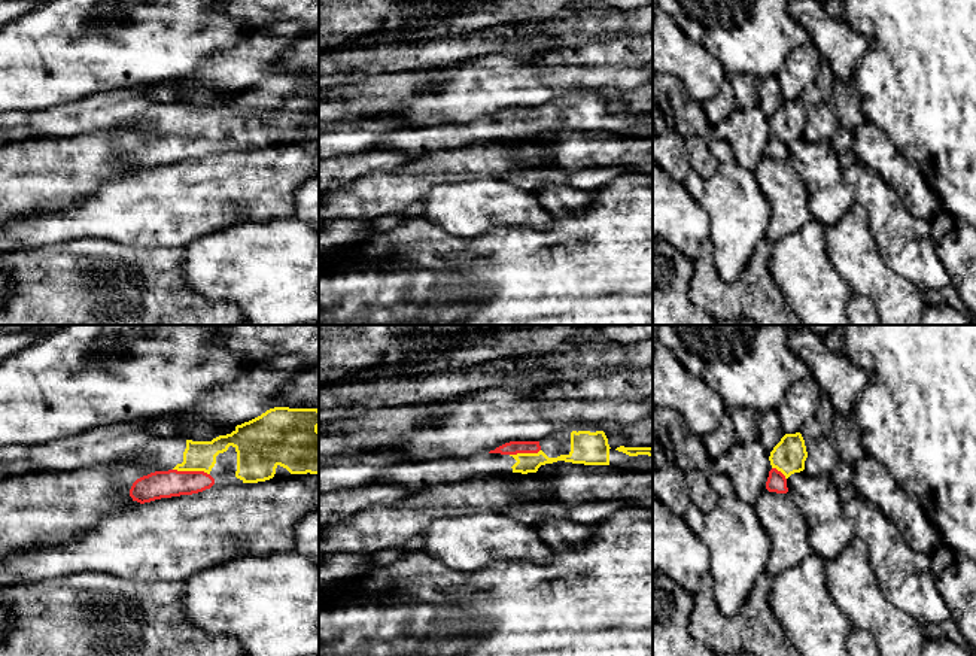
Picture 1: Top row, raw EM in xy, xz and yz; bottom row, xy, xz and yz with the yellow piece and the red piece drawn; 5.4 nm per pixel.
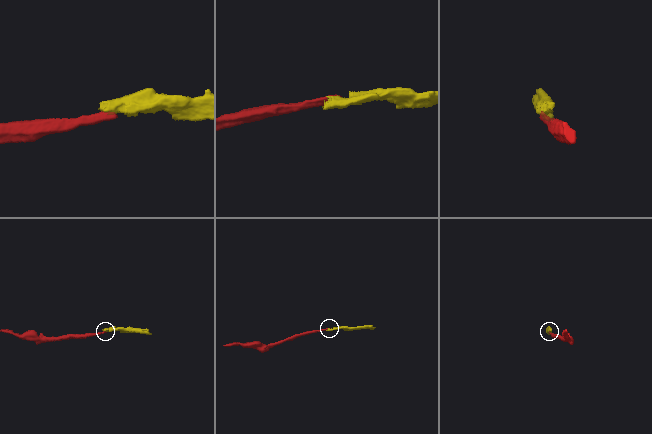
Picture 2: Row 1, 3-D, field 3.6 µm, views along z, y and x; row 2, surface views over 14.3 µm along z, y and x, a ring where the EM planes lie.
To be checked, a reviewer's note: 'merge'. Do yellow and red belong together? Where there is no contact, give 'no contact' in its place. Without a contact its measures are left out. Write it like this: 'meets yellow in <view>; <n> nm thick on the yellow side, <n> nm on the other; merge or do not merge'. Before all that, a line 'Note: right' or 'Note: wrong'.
Note: right
meets yellow in xy; 160 nm thick on the yellow side, 150 nm on the other; merge

